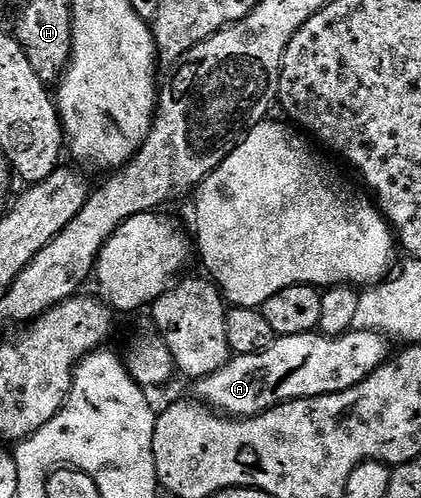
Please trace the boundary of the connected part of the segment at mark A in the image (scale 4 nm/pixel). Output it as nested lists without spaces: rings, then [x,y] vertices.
[[[351,329],[341,337],[329,337],[320,332],[300,334],[299,336],[278,337],[267,348],[258,354],[230,357],[229,362],[219,372],[211,372],[211,376],[196,379],[196,401],[210,410],[217,411],[231,418],[254,418],[257,414],[267,412],[284,402],[294,402],[315,396],[338,394],[371,376],[383,363],[390,361],[390,339],[383,334],[375,334],[370,330]]]

